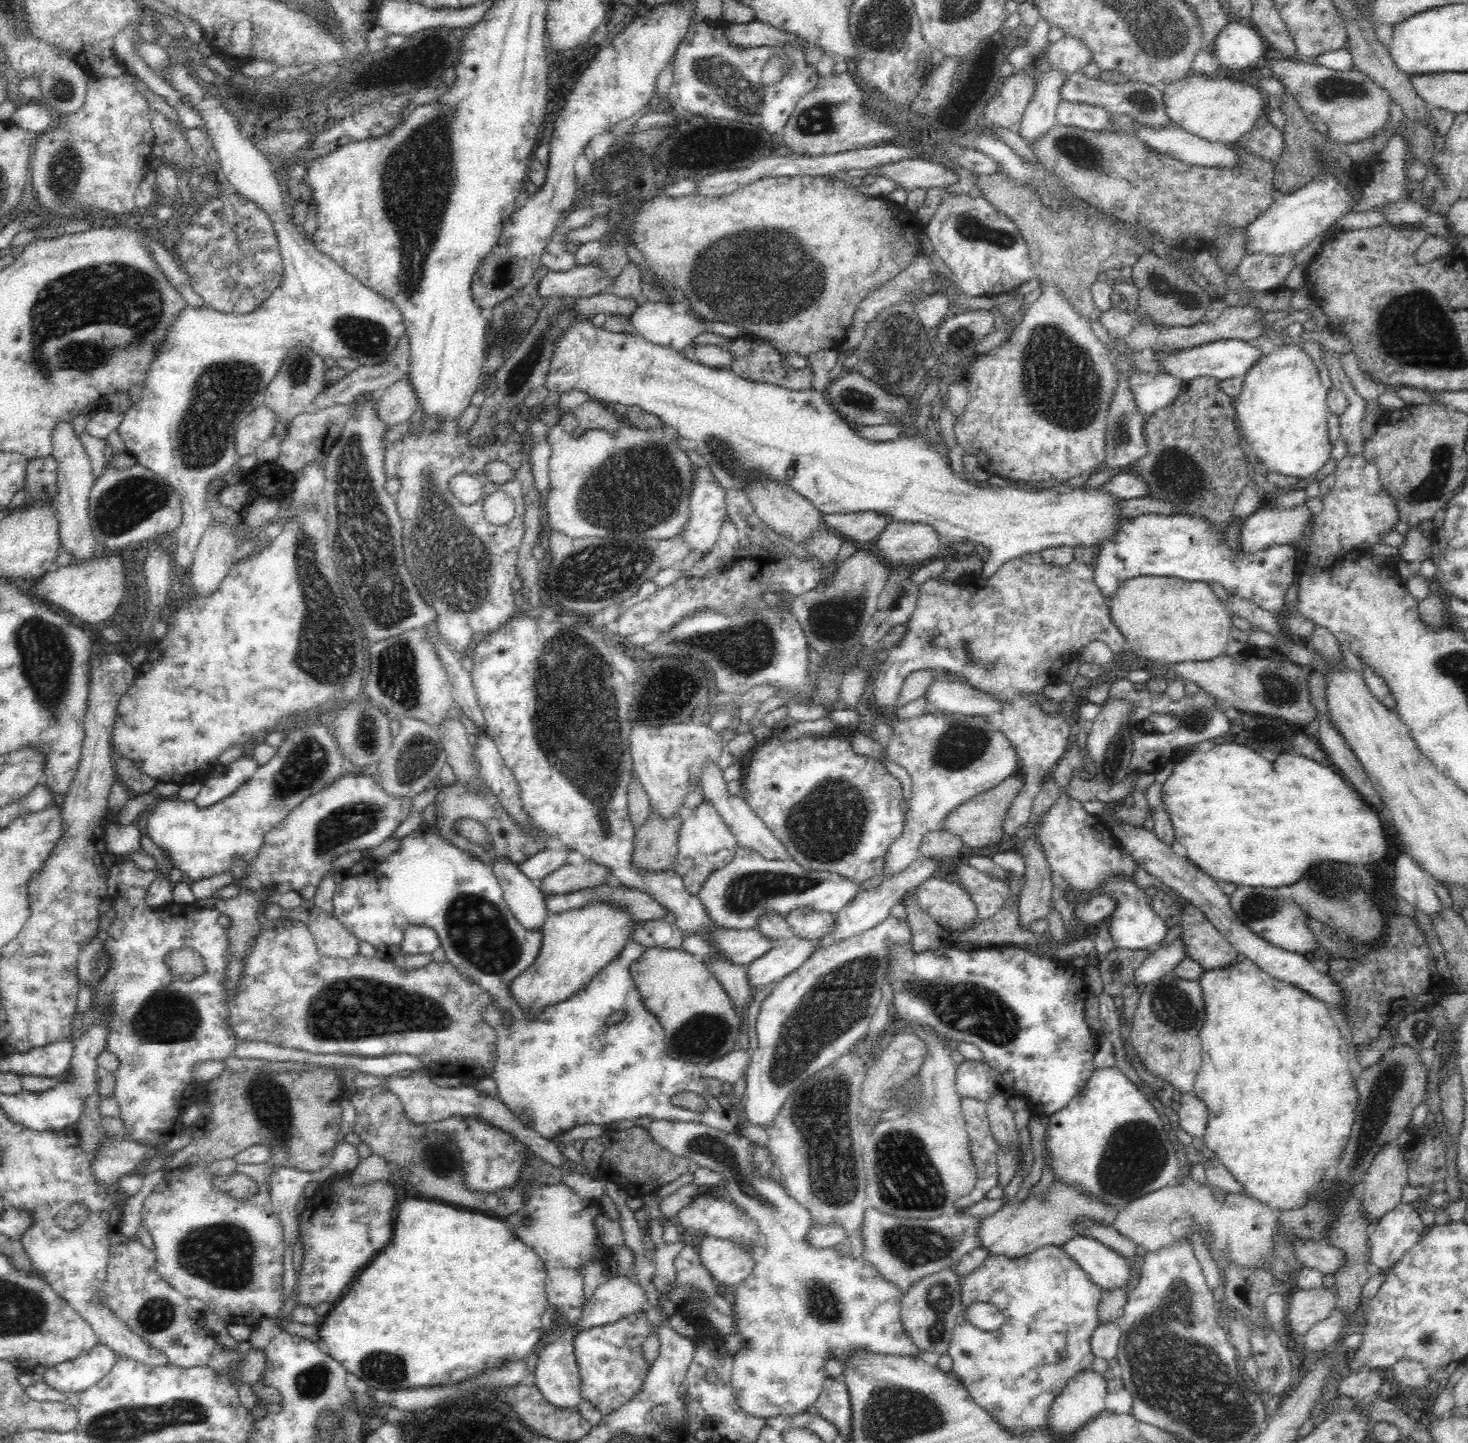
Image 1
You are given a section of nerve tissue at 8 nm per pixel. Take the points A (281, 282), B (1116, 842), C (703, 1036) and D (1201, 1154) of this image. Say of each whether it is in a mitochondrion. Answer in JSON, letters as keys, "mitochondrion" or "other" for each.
{"A":"other","B":"other","C":"mitochondrion","D":"other"}

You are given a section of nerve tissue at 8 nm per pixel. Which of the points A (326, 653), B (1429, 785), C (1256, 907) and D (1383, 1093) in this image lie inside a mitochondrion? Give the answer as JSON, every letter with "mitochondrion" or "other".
{"A":"mitochondrion","B":"other","C":"mitochondrion","D":"mitochondrion"}

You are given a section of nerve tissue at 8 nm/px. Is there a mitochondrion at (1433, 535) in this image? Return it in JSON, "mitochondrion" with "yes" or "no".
{"mitochondrion":"no"}

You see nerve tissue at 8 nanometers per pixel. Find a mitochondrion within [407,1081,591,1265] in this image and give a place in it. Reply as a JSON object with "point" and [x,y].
{"point":[439,1154]}

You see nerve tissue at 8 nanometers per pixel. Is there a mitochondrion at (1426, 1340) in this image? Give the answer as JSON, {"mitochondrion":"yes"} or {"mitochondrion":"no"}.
{"mitochondrion":"yes"}

